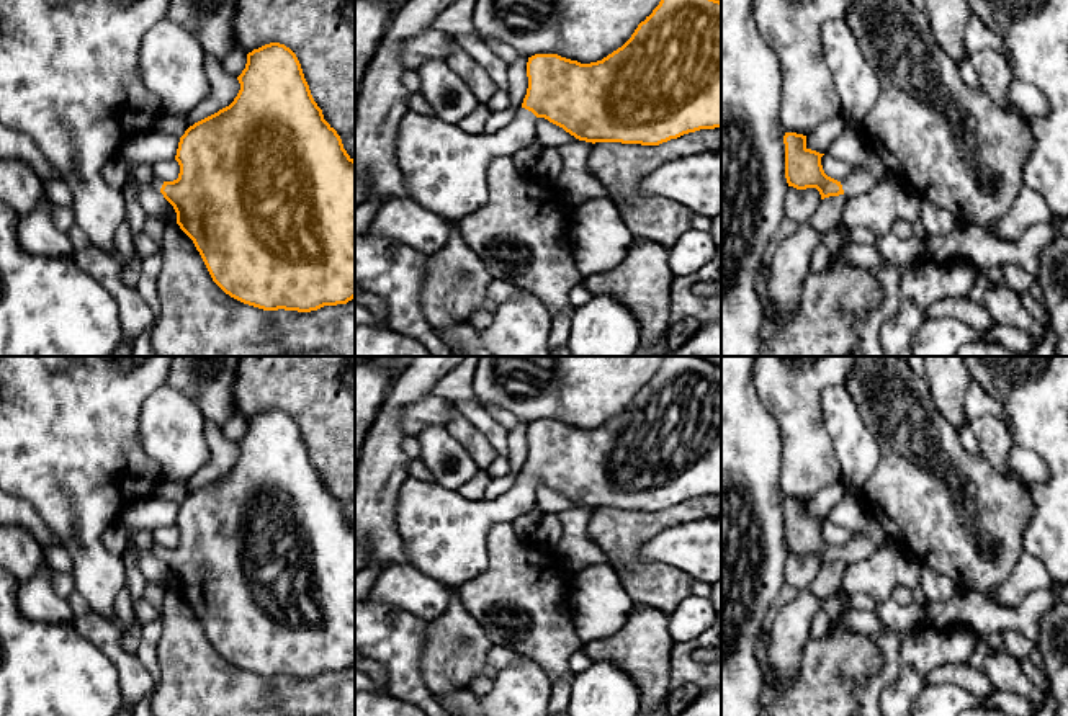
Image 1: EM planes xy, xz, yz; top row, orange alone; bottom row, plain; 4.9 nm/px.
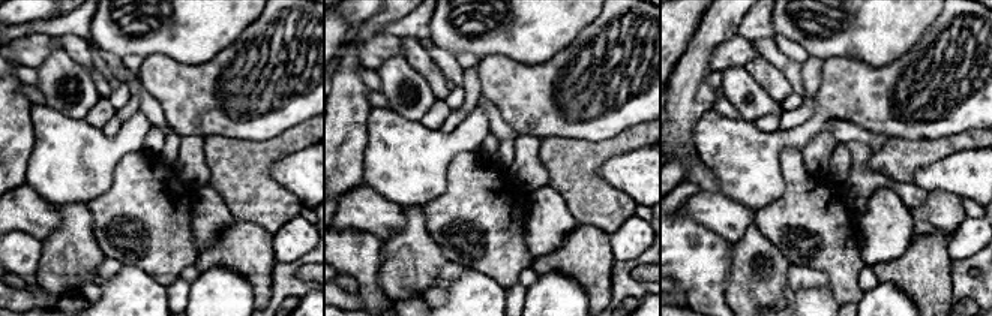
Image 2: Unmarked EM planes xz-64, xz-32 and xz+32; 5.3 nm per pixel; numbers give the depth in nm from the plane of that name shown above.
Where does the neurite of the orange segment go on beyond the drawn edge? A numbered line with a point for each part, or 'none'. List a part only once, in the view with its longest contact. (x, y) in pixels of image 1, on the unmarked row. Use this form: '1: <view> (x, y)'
1: xz (445, 535)

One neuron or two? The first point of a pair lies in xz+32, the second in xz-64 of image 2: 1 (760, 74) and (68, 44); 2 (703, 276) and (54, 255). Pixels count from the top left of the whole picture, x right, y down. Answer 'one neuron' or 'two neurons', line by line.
1: one neuron
2: two neurons

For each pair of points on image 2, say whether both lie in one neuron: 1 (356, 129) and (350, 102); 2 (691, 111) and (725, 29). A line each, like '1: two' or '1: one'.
1: one
2: one

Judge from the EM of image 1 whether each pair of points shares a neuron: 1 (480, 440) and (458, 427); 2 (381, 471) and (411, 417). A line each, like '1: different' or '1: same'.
1: same
2: different

